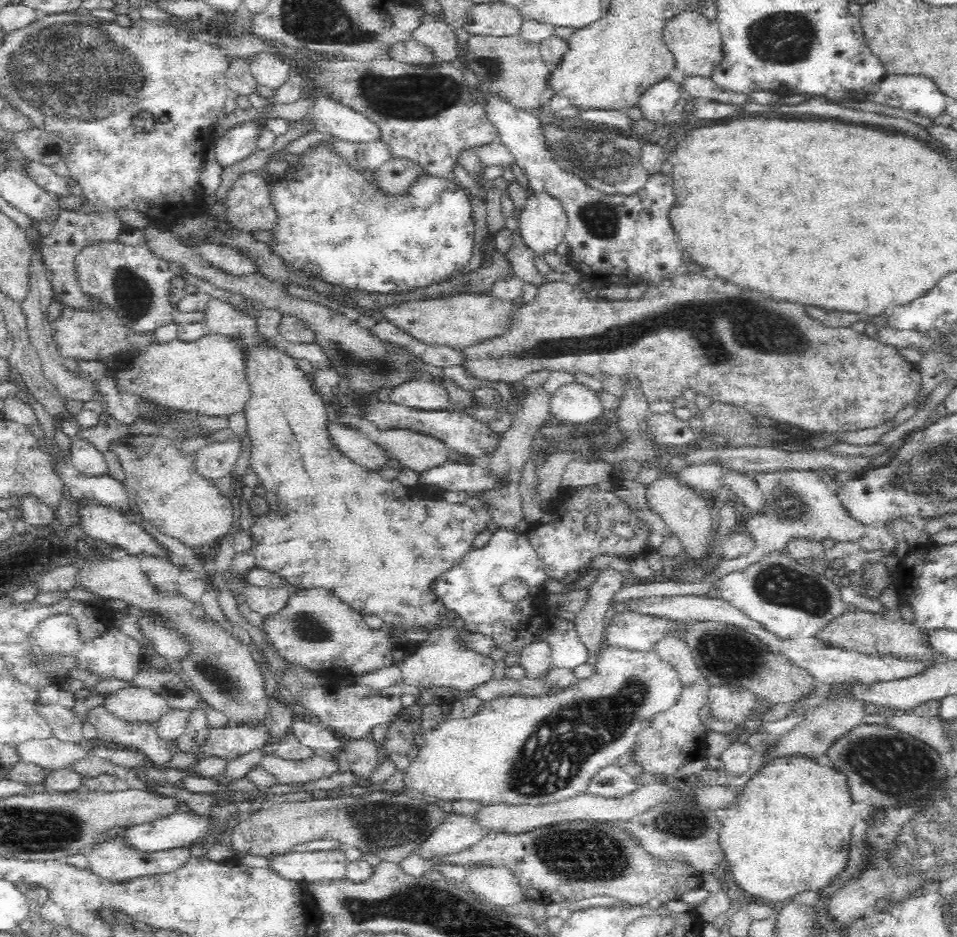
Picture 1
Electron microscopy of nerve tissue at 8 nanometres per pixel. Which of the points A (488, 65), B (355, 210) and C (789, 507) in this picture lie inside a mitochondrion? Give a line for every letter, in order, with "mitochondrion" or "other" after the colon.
A: mitochondrion
B: mitochondrion
C: mitochondrion

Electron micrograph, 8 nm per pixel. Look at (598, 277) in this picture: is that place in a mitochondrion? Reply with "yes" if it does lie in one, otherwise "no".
no

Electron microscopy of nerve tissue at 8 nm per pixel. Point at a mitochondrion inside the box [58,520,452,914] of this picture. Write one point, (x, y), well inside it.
(384, 826)

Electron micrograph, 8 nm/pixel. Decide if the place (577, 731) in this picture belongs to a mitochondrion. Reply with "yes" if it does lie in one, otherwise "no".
yes

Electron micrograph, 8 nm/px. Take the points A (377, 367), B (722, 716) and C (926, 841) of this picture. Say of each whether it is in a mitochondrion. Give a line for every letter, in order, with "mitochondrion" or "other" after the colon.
A: mitochondrion
B: other
C: mitochondrion

